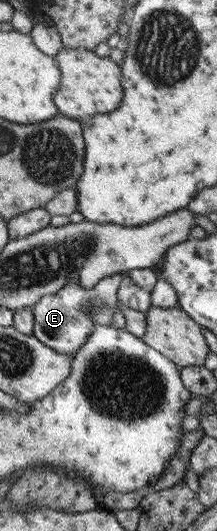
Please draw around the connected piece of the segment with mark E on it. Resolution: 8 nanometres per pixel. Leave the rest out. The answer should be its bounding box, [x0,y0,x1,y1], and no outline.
[30,273,123,356]

